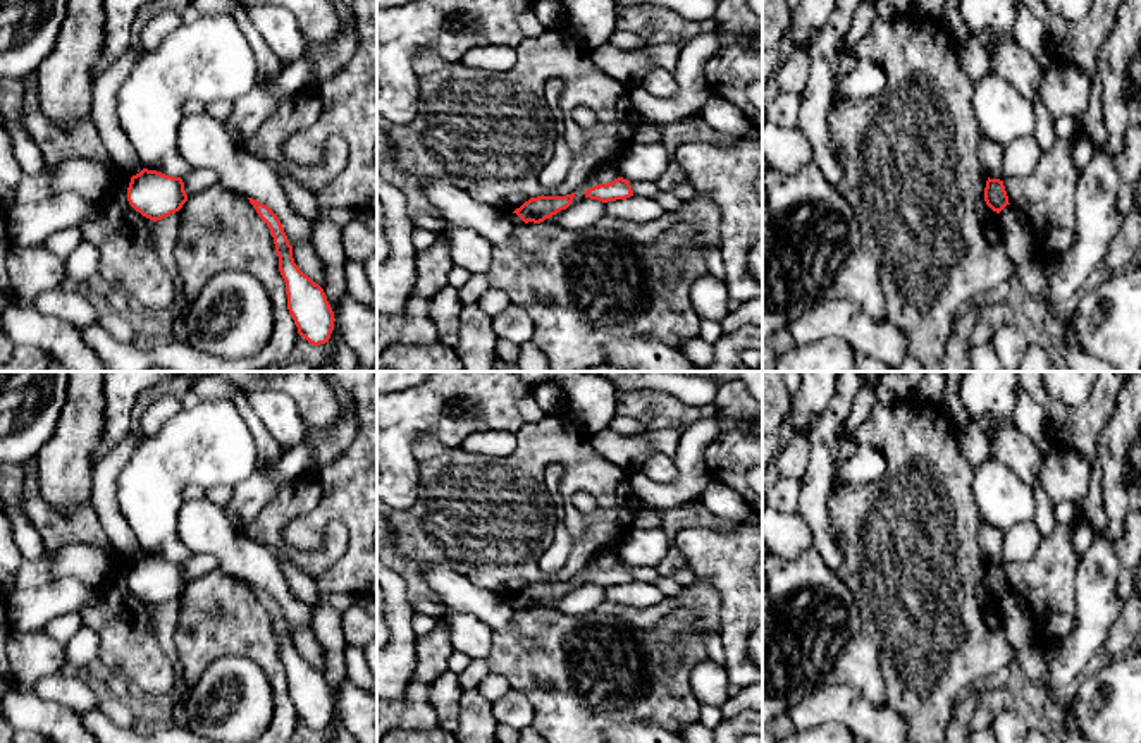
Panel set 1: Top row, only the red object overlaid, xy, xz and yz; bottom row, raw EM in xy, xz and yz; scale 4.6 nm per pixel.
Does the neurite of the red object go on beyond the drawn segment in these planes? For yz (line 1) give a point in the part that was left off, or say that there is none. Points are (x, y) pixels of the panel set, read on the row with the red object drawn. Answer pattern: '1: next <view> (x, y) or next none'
1: next none

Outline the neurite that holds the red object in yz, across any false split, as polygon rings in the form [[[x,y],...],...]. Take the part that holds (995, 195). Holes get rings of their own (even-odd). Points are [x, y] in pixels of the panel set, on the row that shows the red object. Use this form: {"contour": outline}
{"contour": [[[988,177],[984,187],[984,201],[996,213],[1000,213],[1007,205],[1010,205],[1003,181]]]}

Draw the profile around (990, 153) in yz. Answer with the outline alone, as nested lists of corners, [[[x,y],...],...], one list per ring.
[[[981,138],[978,144],[979,162],[983,170],[990,179],[1000,179],[1002,174],[1002,160],[1003,160],[1003,146],[998,143]]]

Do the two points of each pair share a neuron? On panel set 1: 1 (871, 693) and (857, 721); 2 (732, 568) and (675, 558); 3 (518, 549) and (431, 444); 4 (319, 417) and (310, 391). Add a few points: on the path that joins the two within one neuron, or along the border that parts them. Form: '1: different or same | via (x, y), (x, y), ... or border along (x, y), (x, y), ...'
1: different | border along (830, 685), (849, 685), (869, 702), (885, 706)
2: different | border along (673, 544), (689, 563)
3: same | via (493, 523), (443, 470)
4: same | via (319, 410), (315, 398)

